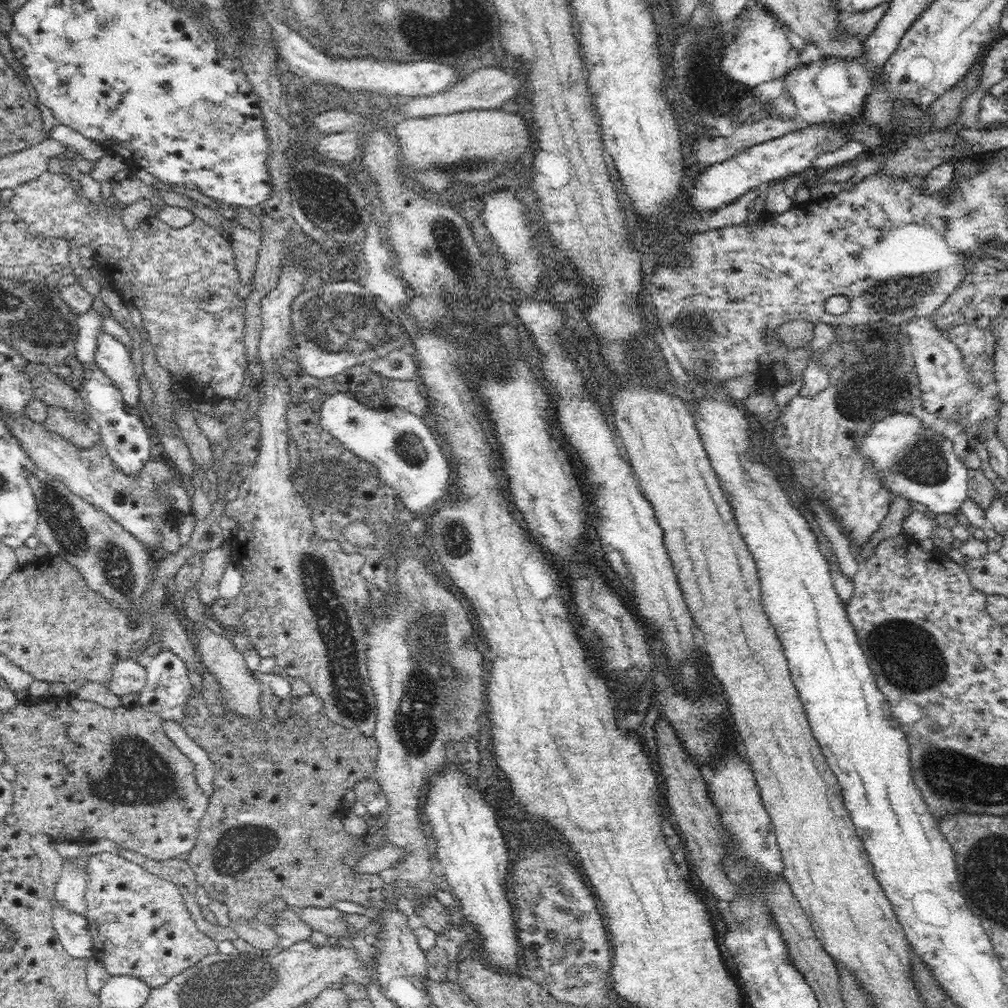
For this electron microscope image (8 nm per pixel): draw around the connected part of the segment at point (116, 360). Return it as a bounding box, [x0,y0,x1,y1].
[95,331,141,408]

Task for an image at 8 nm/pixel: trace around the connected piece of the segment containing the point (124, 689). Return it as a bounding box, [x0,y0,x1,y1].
[107,658,146,698]

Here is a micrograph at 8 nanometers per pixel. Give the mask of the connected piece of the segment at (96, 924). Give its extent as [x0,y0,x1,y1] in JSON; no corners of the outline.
[85,853,218,989]

